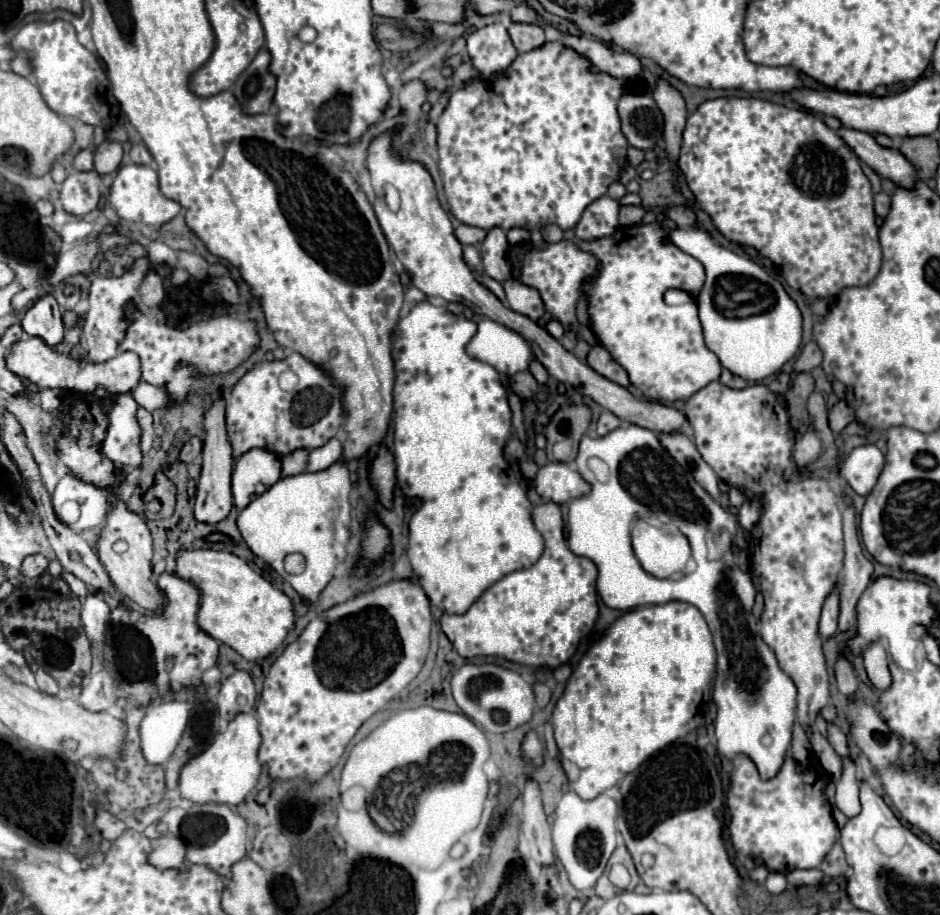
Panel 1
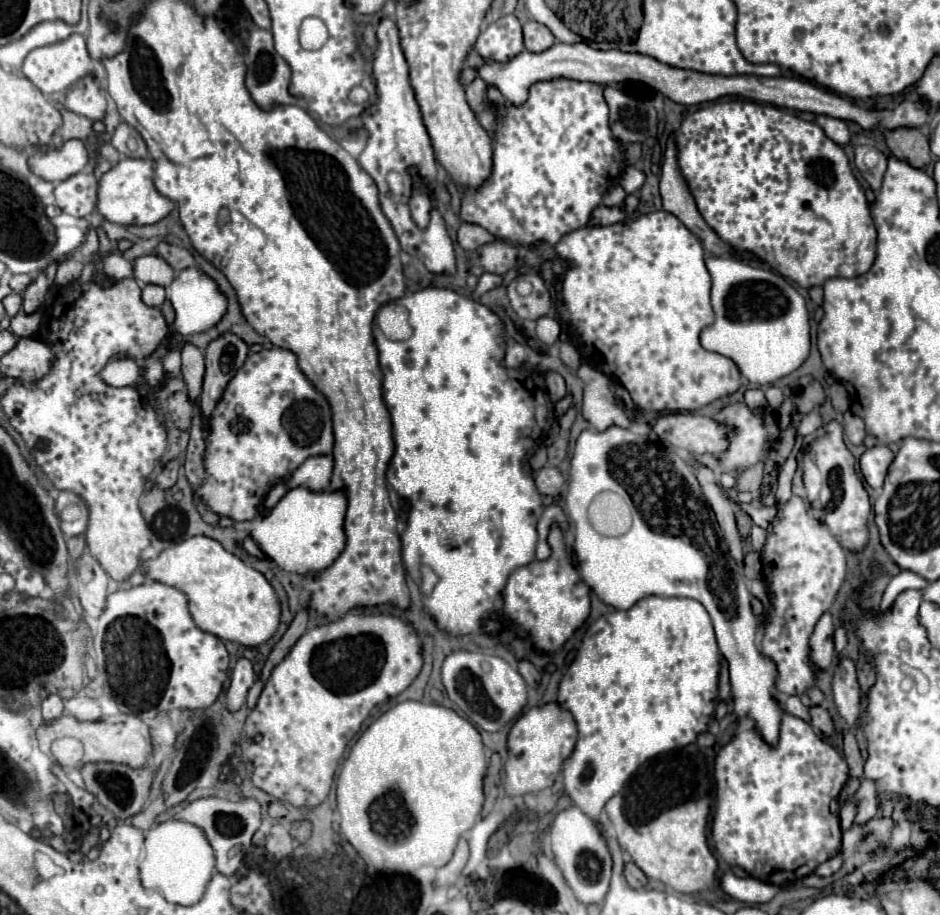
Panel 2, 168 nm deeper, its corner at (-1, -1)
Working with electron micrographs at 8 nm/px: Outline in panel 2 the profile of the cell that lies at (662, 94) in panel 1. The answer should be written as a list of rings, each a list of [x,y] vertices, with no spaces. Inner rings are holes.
[[[669,135],[665,149],[665,163],[661,173],[661,197],[663,209],[673,213],[691,233],[695,233],[711,255],[731,255],[731,247],[717,237],[717,233],[705,223],[693,195],[677,165],[677,143],[675,135]]]

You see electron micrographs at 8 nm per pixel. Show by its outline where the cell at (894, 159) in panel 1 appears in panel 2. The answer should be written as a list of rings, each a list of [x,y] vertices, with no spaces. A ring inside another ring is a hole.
[[[819,115],[817,125],[825,131],[825,135],[829,135],[829,139],[833,139],[839,145],[847,145],[851,141],[851,131],[849,131],[847,123],[841,119],[831,119],[831,117]]]

